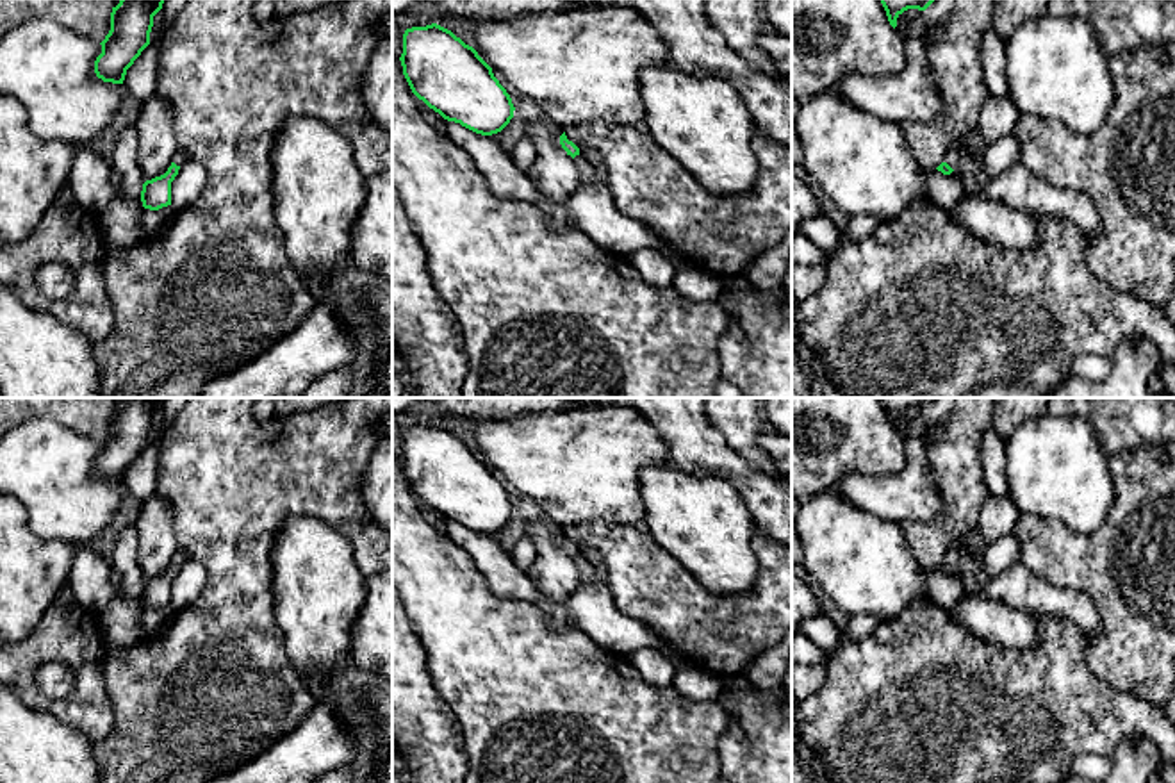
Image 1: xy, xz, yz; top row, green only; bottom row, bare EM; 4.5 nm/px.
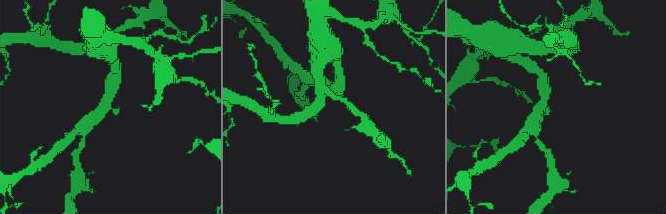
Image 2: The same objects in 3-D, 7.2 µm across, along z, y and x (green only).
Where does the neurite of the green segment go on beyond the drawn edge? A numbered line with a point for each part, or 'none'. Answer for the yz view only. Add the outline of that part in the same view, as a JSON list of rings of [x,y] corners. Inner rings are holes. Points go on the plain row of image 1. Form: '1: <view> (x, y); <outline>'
1: yz (972, 543); [[[974,530],[961,537],[961,544],[954,549],[949,549],[945,555],[945,562],[956,569],[956,565],[966,560],[970,555],[979,555],[986,548],[988,539]]]

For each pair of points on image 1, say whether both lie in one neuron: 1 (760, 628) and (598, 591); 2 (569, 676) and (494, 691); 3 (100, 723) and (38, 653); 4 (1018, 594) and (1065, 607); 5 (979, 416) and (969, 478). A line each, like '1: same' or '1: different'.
1: different
2: same
3: same
4: same
5: same

